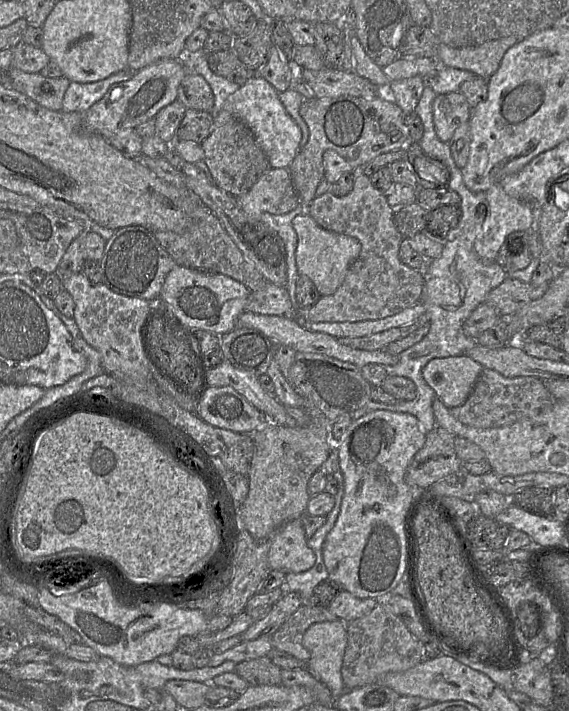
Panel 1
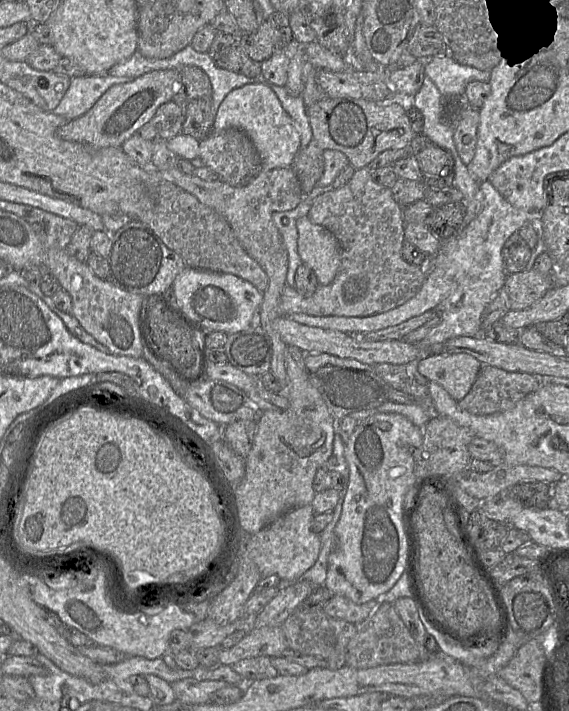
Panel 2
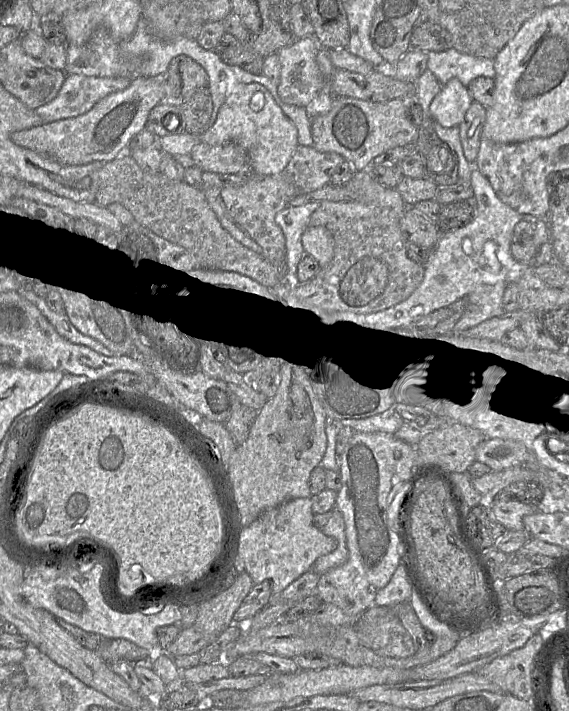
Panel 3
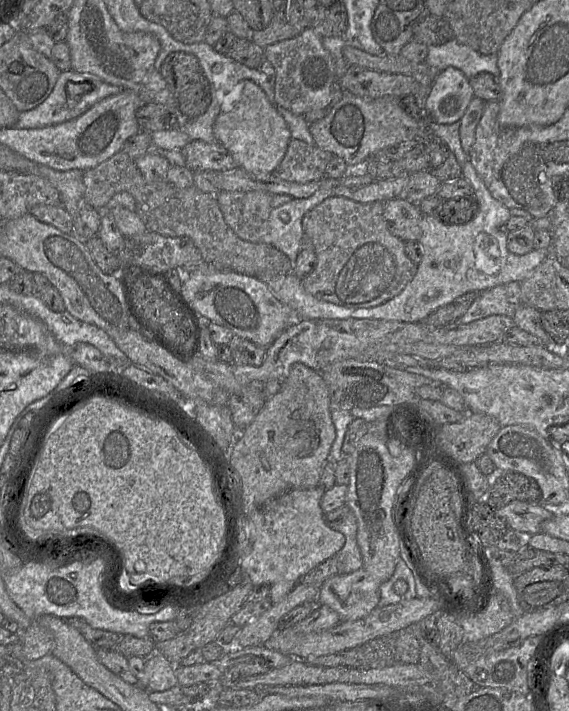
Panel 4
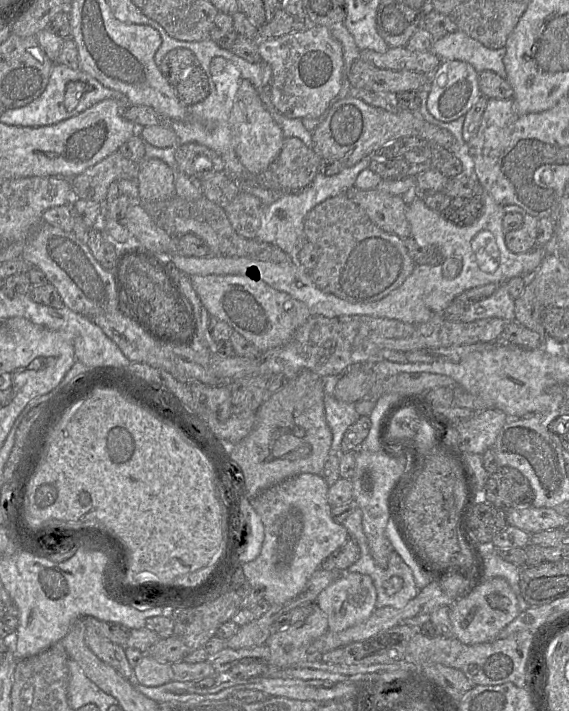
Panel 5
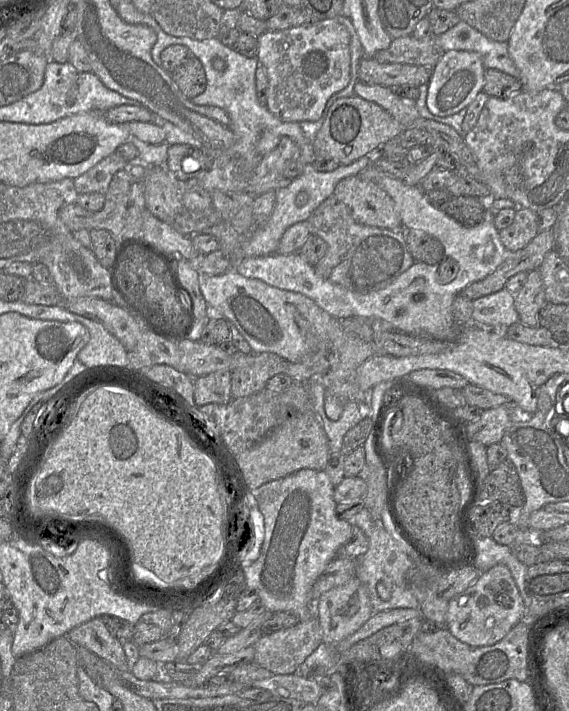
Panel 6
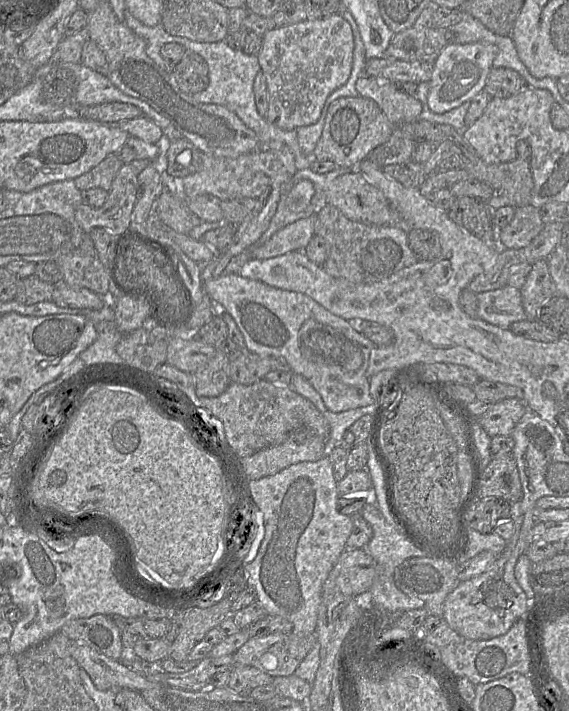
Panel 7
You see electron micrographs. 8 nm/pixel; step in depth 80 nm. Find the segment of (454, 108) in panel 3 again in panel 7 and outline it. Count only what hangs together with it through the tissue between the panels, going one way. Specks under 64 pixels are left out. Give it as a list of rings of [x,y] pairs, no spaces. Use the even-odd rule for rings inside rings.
[[[485,42],[447,43],[434,62],[427,96],[429,109],[437,114],[448,112],[470,101],[476,94],[484,90],[497,52],[498,49],[494,44]]]

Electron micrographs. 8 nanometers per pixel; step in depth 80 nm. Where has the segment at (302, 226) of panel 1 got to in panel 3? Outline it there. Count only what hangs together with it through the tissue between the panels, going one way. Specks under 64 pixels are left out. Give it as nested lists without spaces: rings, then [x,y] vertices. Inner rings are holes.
[[[308,226],[301,237],[305,254],[313,257],[320,269],[326,267],[334,257],[334,238],[322,226]]]

